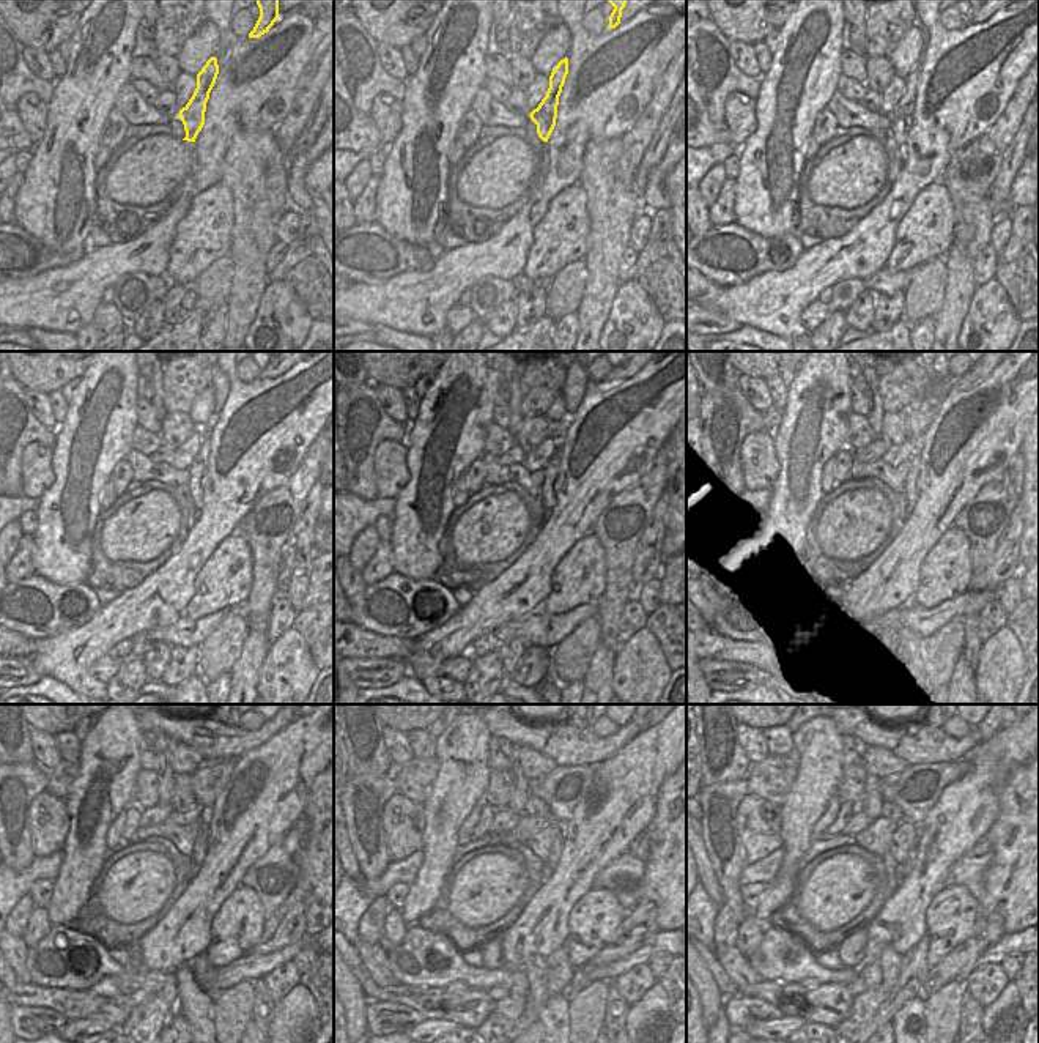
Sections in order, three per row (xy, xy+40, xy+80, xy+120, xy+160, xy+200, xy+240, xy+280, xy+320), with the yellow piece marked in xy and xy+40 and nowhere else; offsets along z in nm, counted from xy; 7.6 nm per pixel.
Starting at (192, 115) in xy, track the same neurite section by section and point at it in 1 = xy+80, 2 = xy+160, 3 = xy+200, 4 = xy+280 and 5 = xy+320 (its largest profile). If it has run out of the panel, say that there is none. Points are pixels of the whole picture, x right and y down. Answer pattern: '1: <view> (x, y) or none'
1: xy+80 (901, 118)
2: xy+160 (551, 470)
3: xy+200 (909, 486)
4: xy+280 (556, 848)
5: xy+320 (909, 862)

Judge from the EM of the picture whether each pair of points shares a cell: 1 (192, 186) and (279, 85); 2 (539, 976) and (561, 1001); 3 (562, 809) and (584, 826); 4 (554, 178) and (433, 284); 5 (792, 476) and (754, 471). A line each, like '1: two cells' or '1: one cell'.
1: one cell
2: one cell
3: two cells
4: one cell
5: two cells

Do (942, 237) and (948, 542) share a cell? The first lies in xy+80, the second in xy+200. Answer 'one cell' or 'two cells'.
one cell

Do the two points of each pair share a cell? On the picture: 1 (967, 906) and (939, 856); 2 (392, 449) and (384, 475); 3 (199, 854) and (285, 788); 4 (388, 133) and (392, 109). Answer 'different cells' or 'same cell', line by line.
1: different cells
2: same cell
3: different cells
4: same cell

